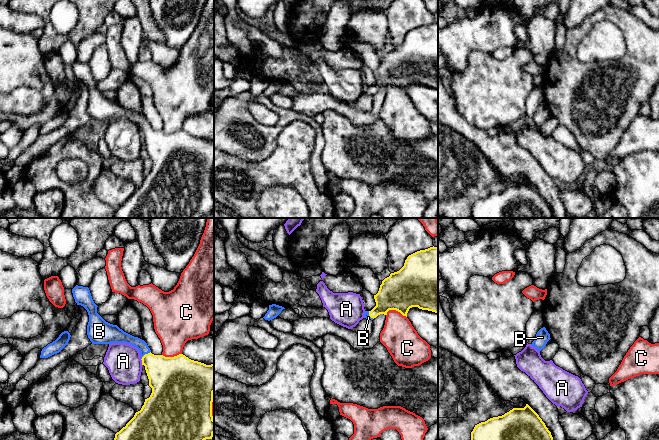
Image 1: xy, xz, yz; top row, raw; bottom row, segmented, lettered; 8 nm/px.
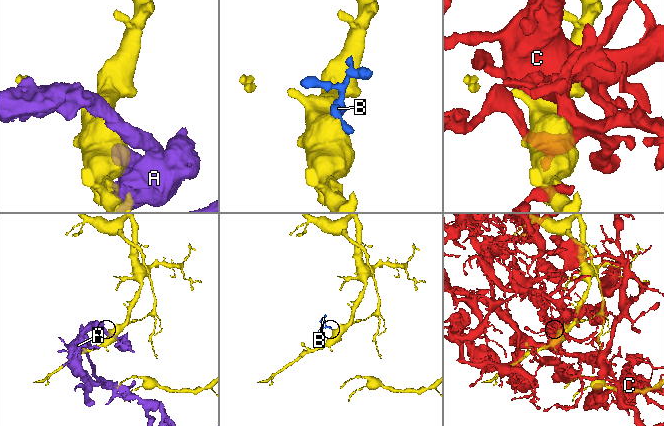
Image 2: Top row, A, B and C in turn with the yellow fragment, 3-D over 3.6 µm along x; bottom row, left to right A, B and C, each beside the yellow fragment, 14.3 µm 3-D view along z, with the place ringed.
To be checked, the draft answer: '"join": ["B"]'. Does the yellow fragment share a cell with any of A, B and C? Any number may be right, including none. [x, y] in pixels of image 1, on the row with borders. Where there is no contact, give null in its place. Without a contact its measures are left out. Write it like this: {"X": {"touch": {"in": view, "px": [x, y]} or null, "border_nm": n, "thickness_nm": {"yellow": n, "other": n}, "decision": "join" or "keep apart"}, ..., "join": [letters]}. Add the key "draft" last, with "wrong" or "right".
{"A": {"touch": {"in": "xy", "px": [142, 362]}, "border_nm": 50, "thickness_nm": {"yellow": 340, "other": 280}, "decision": "keep apart"}, "B": {"touch": {"in": "xy", "px": [145, 354]}, "border_nm": 100, "thickness_nm": {"yellow": 300, "other": 100}, "decision": "join"}, "C": {"touch": {"in": "xz", "px": [396, 310]}, "border_nm": 170, "thickness_nm": {"yellow": 360, "other": 280}, "decision": "keep apart"}, "join": ["B"], "draft": "right"}

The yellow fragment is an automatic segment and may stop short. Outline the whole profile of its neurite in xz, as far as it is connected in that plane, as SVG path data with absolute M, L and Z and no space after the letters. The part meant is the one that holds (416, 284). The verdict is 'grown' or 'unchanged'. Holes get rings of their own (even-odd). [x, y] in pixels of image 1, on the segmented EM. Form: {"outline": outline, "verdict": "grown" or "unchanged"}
{"outline": "M433 246L409 255L399 271L391 273L382 281L374 299L376 306L371 311L365 311L366 319L373 320L380 314L387 315L389 310L396 310L407 317L412 307L438 313L438 247Z", "verdict": "grown"}

